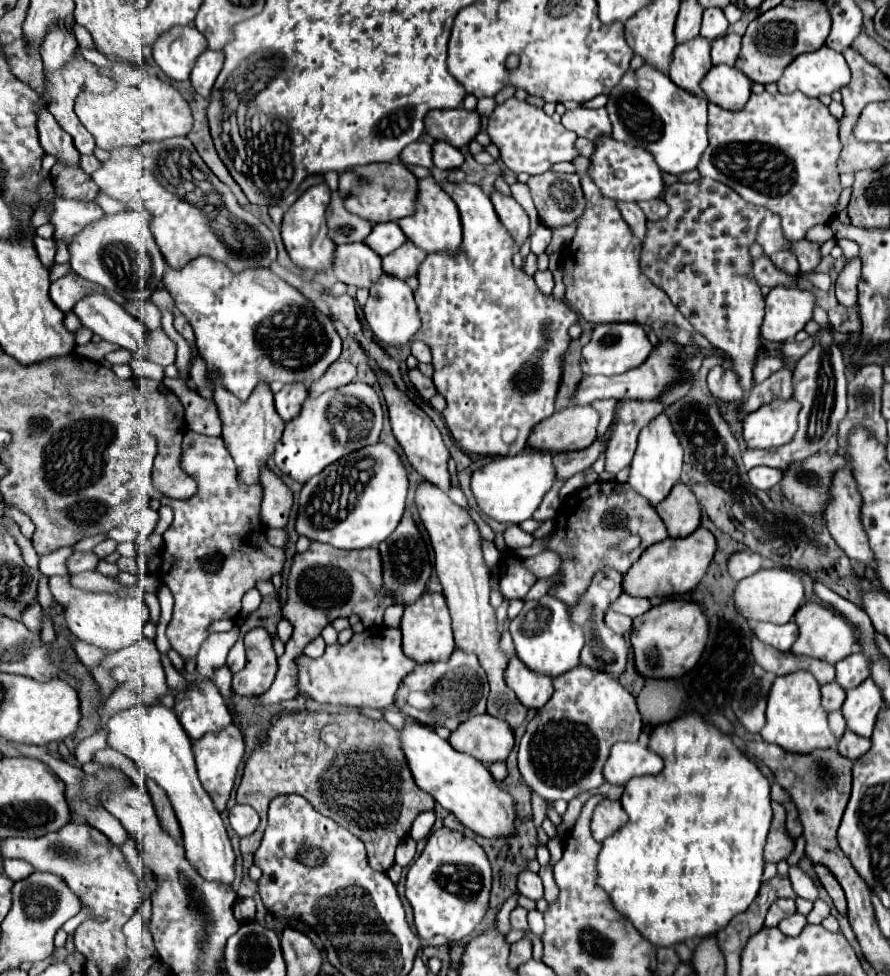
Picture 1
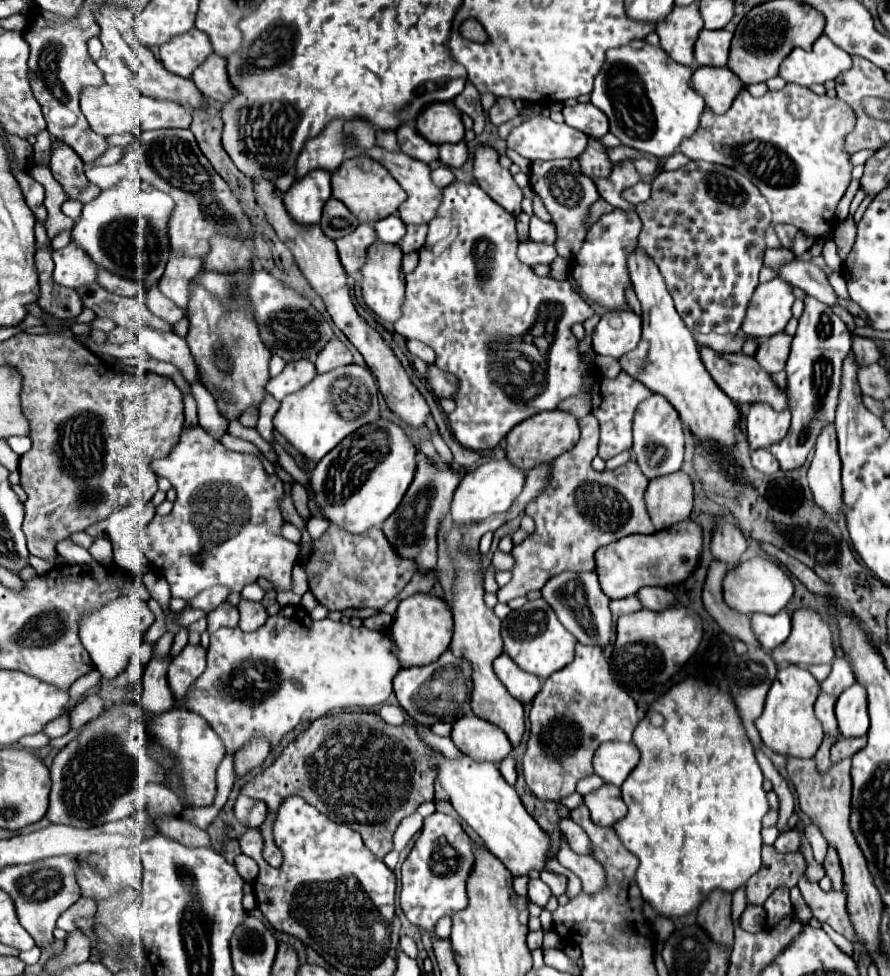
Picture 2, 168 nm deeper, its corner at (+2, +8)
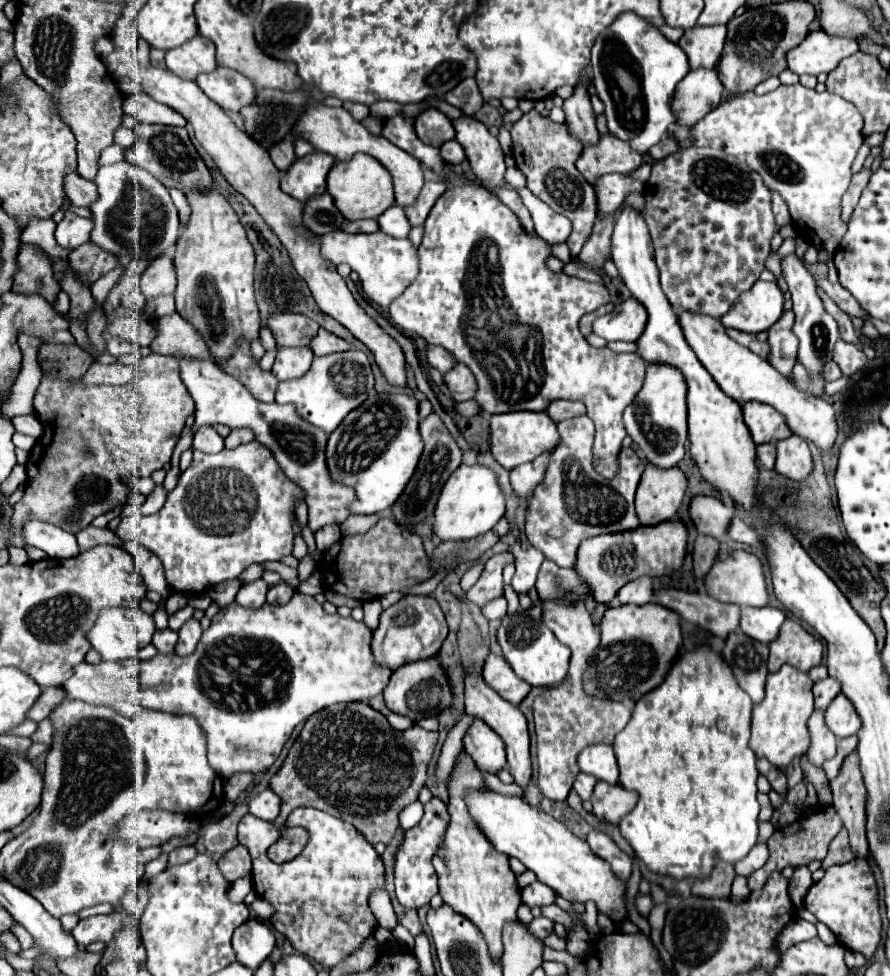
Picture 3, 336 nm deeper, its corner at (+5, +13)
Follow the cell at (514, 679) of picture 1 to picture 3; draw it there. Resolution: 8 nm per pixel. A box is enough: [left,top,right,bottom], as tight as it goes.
[483,654,531,704]

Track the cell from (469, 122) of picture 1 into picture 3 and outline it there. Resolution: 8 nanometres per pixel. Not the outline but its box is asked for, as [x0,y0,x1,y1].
[415,110,455,146]

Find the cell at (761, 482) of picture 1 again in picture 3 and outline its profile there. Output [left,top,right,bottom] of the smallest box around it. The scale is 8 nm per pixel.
[757,444,775,470]

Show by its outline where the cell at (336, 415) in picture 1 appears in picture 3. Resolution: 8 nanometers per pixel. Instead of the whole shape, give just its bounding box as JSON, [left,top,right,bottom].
[275,348,373,434]

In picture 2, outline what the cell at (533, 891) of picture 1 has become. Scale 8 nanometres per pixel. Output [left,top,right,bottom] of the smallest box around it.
[528,879,550,907]

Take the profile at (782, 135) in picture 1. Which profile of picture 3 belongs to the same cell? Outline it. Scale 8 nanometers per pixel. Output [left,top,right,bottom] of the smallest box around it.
[691,84,863,264]

